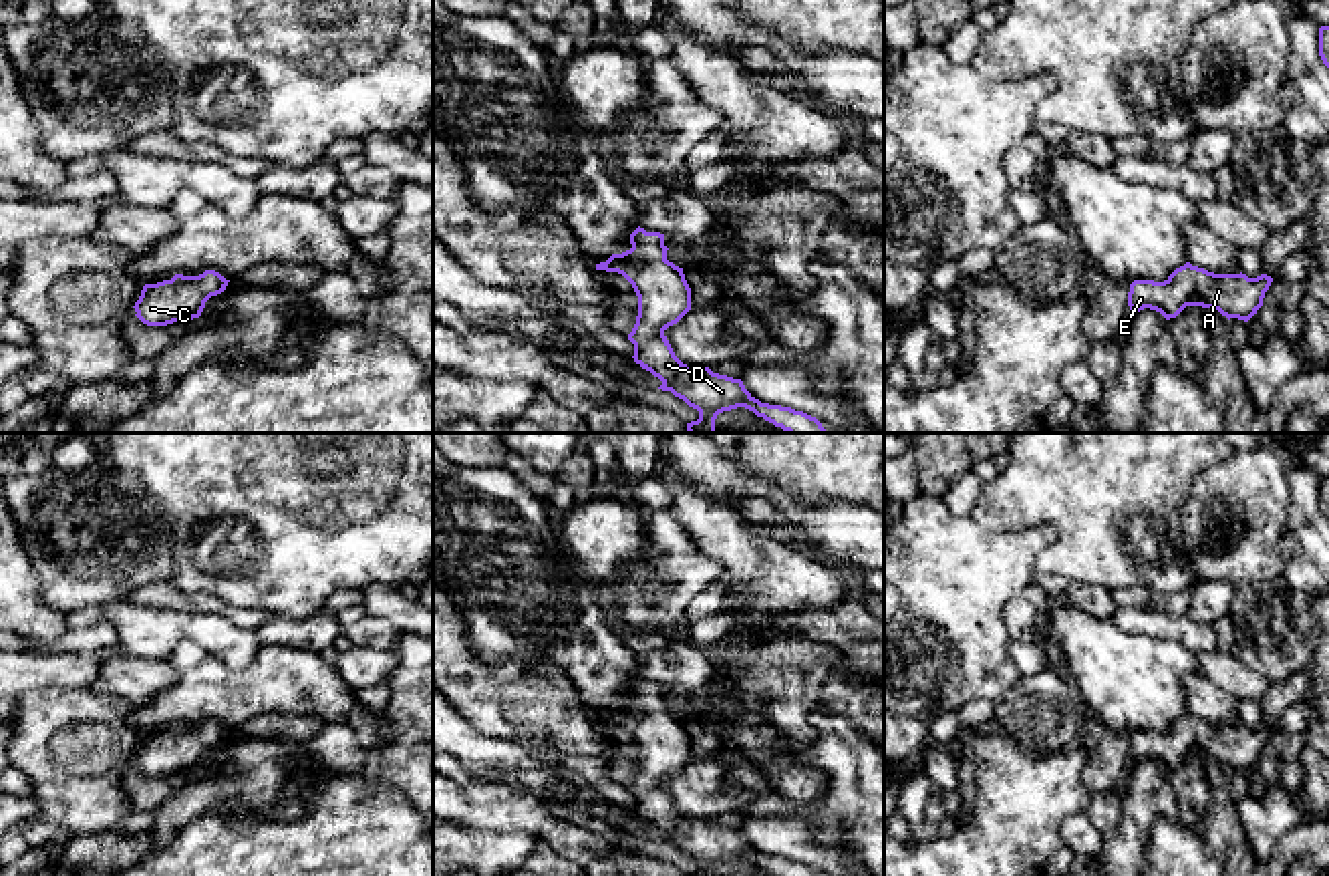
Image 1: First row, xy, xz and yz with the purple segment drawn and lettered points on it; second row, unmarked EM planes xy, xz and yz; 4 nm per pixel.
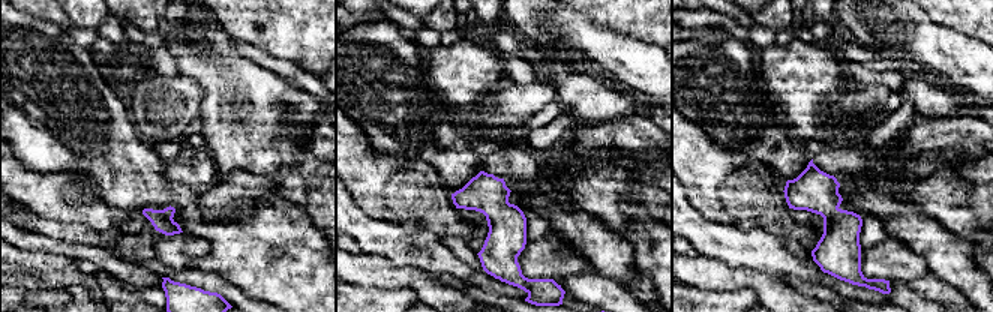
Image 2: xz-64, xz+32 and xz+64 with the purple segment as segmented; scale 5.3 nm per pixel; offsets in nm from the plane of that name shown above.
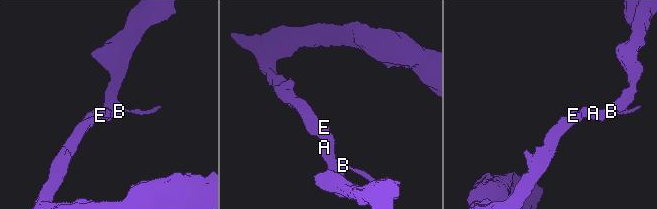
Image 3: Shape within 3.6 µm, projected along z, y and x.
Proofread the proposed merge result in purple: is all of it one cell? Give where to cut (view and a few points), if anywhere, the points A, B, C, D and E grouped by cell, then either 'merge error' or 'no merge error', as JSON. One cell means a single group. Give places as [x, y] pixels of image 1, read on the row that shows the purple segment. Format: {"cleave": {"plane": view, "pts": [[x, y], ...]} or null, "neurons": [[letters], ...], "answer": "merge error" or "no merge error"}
{"cleave": null, "neurons": [["A", "B", "C", "D", "E"]], "answer": "no merge error"}

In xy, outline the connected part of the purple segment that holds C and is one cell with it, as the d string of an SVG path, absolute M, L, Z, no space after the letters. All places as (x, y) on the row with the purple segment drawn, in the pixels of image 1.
M205 270L199 276L175 274L171 280L145 284L133 306L135 316L147 326L199 318L205 302L222 294L228 282L219 272Z

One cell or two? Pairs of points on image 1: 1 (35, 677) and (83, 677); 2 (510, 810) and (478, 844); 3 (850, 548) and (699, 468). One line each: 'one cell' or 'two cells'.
1: one cell
2: two cells
3: one cell

